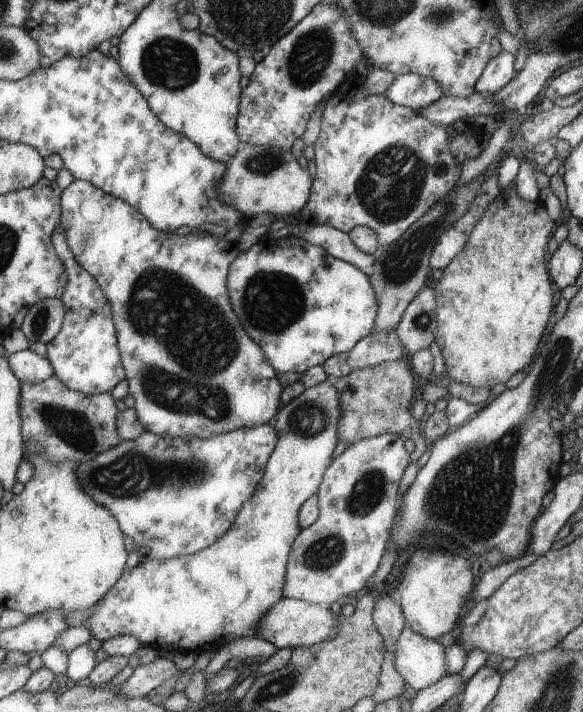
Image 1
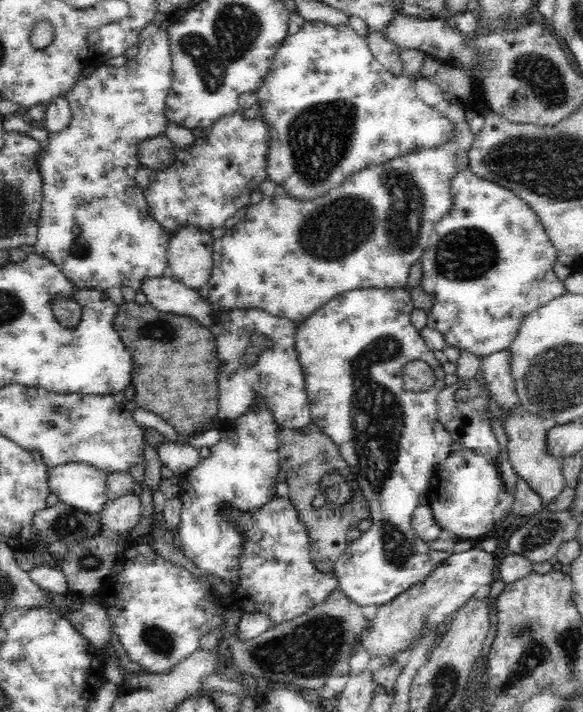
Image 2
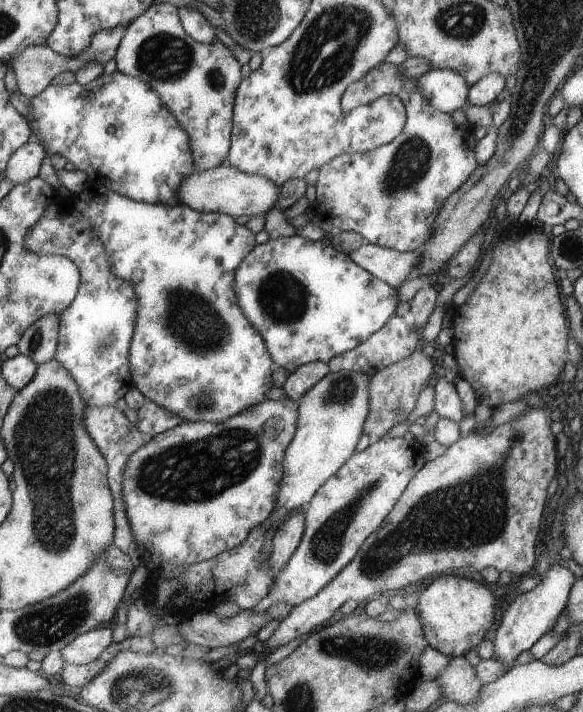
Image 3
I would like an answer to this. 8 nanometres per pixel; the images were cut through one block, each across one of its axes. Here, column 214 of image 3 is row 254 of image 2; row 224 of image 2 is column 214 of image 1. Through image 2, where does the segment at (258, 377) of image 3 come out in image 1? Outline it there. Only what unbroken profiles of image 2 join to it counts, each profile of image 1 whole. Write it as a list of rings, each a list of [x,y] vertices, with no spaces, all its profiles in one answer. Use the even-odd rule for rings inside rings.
[[[74,180],[68,188],[63,190],[62,219],[59,224],[66,228],[66,240],[74,253],[75,260],[95,278],[111,304],[115,329],[118,333],[119,351],[122,353],[123,368],[127,374],[129,394],[134,398],[136,416],[139,416],[139,420],[143,422],[146,432],[152,432],[165,439],[186,436],[212,438],[212,436],[234,432],[240,428],[254,428],[254,426],[268,424],[272,420],[280,410],[280,396],[283,392],[278,379],[279,374],[268,364],[260,346],[252,340],[251,336],[248,336],[244,326],[240,324],[236,312],[232,310],[228,294],[228,272],[230,264],[241,254],[239,242],[230,242],[225,237],[218,238],[210,232],[196,234],[196,236],[193,233],[188,236],[177,236],[173,232],[156,230],[146,217],[142,216],[136,208],[132,208],[132,205],[104,193],[91,182],[82,180]]]

